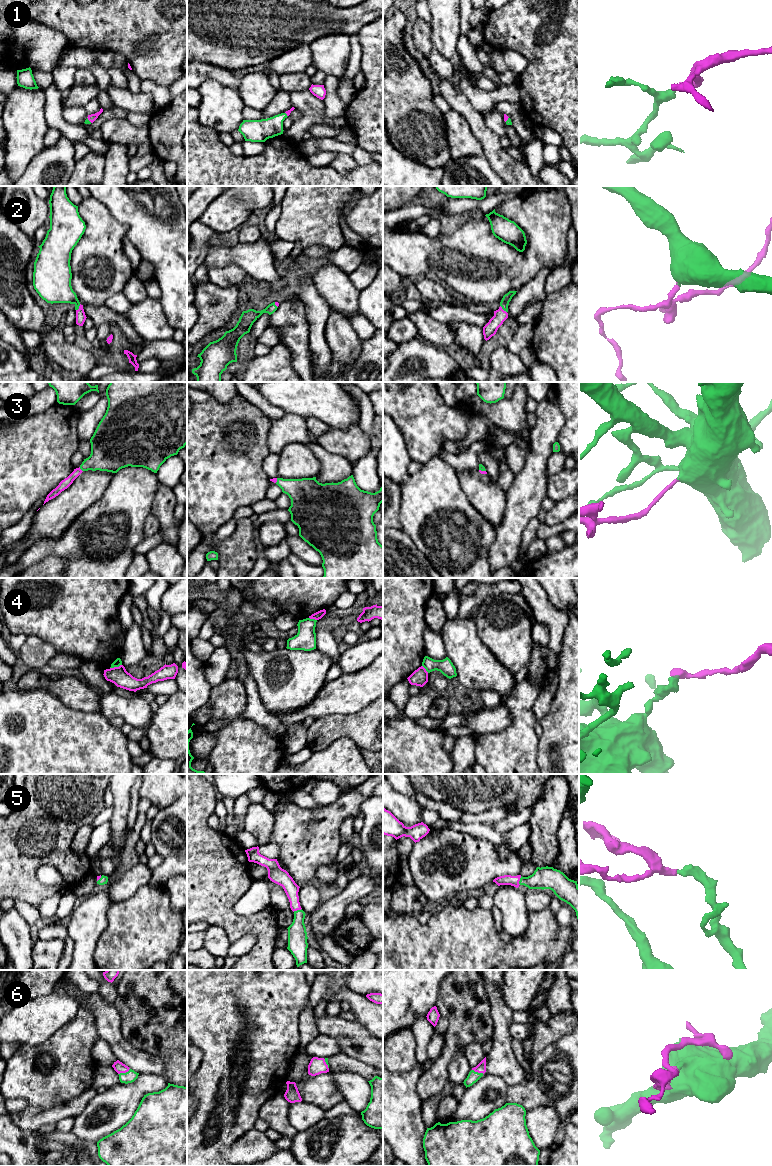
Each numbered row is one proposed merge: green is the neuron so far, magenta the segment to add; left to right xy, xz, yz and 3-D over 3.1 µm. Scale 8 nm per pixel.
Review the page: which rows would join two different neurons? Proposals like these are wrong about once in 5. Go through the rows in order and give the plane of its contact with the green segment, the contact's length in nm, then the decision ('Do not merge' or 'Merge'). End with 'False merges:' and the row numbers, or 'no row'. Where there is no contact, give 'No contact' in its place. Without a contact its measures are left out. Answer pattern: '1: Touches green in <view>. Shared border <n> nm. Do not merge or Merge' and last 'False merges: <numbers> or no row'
1: Touches green in xy. Shared border 60 nm. Merge
2: Touches green in yz. Shared border 80 nm. Merge
3: Touches green in xy. Shared border 50 nm. Merge
4: Touches green in xy. Shared border 100 nm. Do not merge
5: Touches green in yz. Shared border 70 nm. Merge
6: Touches green in xy. Shared border 110 nm. Merge
False merges: 4

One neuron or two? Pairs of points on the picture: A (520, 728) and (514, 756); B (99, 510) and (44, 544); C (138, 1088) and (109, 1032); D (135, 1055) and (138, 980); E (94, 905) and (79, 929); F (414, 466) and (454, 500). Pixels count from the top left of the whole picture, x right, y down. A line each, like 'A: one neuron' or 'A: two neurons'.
A: one neuron
B: one neuron
C: two neurons
D: two neurons
E: one neuron
F: two neurons

